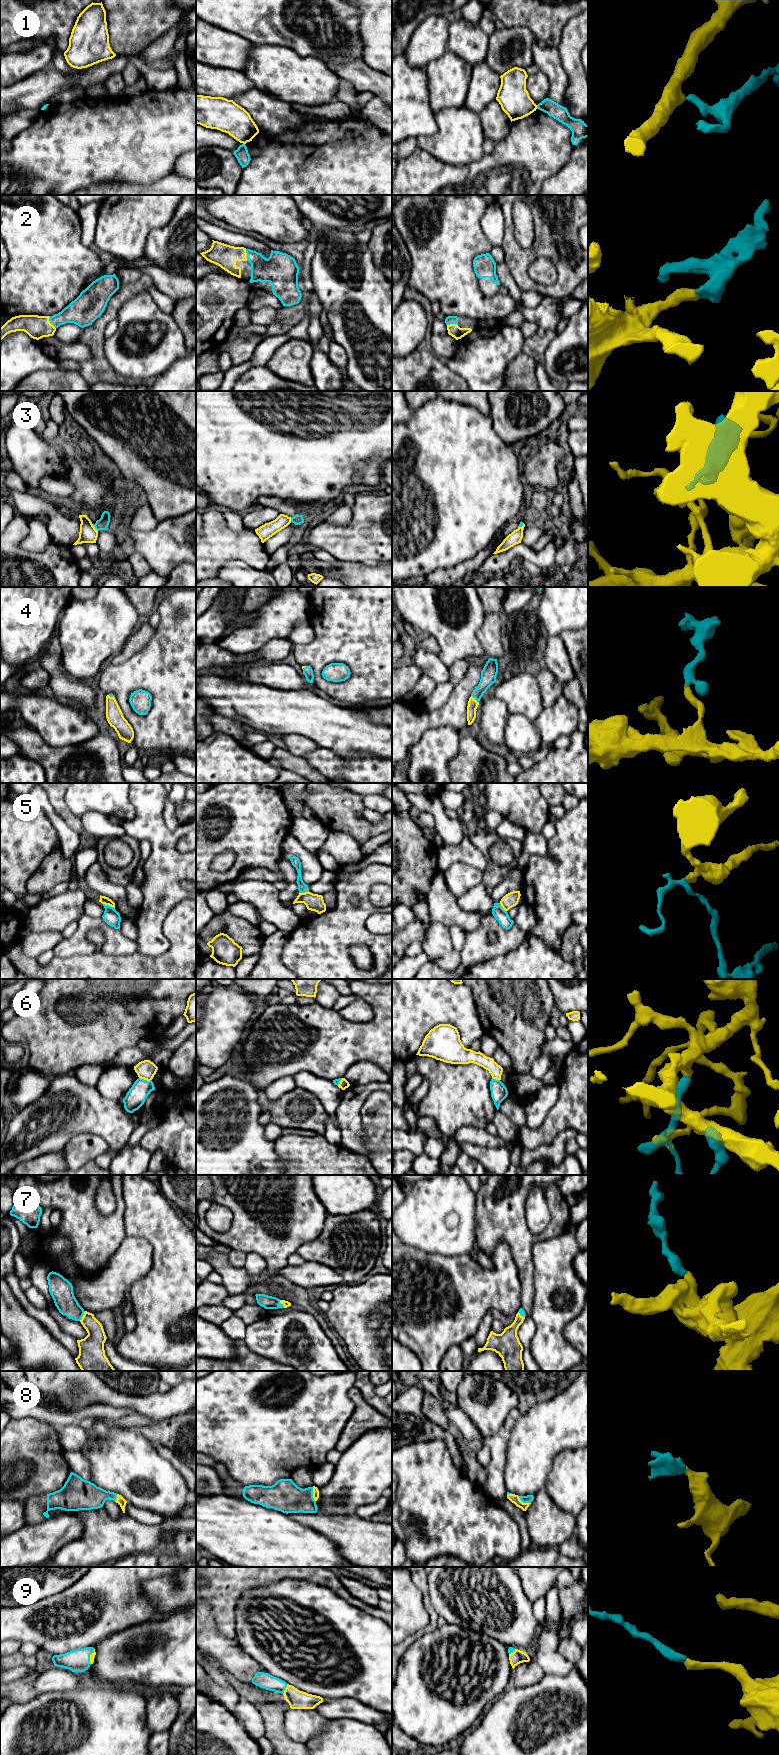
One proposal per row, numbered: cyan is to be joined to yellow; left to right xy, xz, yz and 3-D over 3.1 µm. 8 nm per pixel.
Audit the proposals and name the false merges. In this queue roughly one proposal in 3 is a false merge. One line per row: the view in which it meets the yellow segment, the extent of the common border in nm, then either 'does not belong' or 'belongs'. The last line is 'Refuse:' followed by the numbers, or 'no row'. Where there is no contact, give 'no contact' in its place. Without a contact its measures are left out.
1: contact in yz; length 30 nm; does not belong
2: contact in xz; length 100 nm; belongs
3: contact in xy; length 80 nm; does not belong
4: contact in yz; length 90 nm; belongs
5: contact in xy; length 100 nm; does not belong
6: contact in xy; length 100 nm; does not belong
7: contact in xy; length 90 nm; belongs
8: contact in xz; length 120 nm; belongs
9: contact in xz; length 90 nm; belongs
Refuse: 1, 3, 5, 6

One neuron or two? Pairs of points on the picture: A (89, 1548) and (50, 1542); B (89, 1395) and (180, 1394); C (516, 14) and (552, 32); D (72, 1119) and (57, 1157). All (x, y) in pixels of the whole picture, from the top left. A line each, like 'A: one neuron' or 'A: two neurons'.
A: two neurons
B: one neuron
C: one neuron
D: two neurons

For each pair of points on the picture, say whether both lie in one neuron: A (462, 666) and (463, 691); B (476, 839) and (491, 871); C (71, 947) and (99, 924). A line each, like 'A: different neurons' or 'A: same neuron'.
A: different neurons
B: same neuron
C: same neuron

